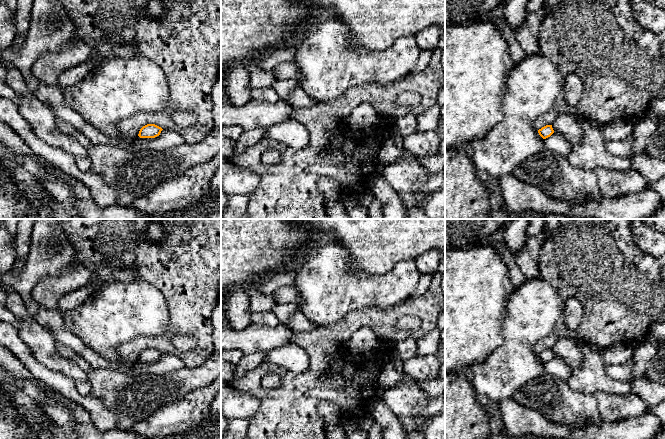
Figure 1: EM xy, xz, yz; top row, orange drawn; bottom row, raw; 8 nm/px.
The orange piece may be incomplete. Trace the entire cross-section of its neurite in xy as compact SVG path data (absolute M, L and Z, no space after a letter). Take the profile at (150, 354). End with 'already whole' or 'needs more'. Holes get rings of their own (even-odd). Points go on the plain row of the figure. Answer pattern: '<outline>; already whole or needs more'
M147 348L140 353L138 360L140 362L155 362L160 359L162 354L155 348Z; already whole

